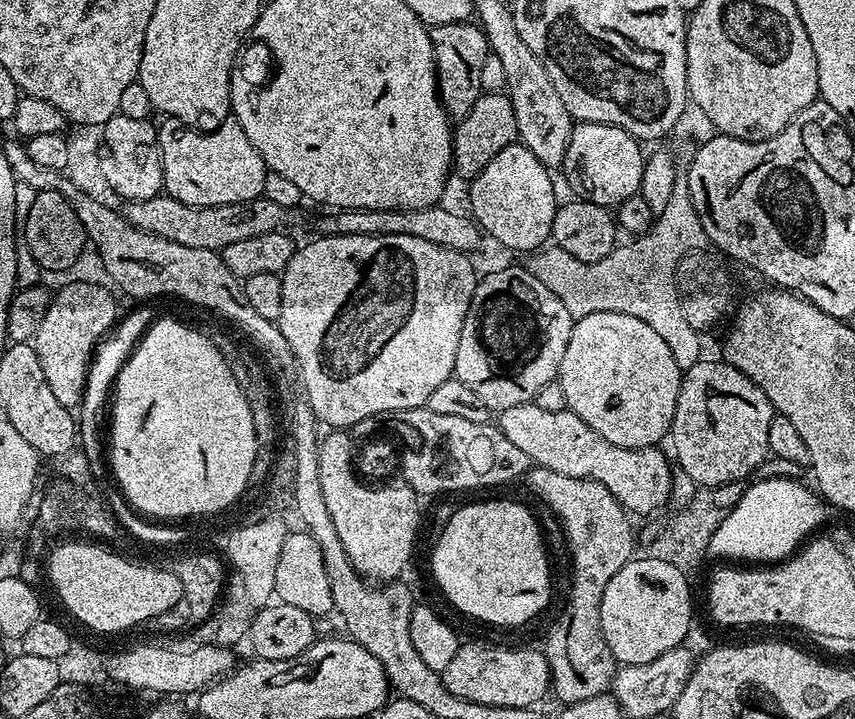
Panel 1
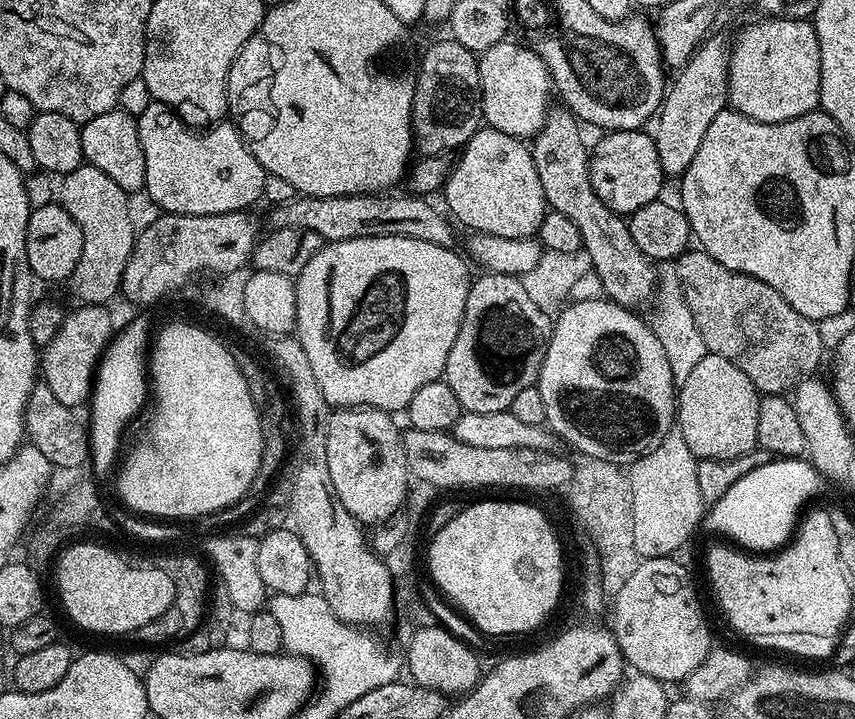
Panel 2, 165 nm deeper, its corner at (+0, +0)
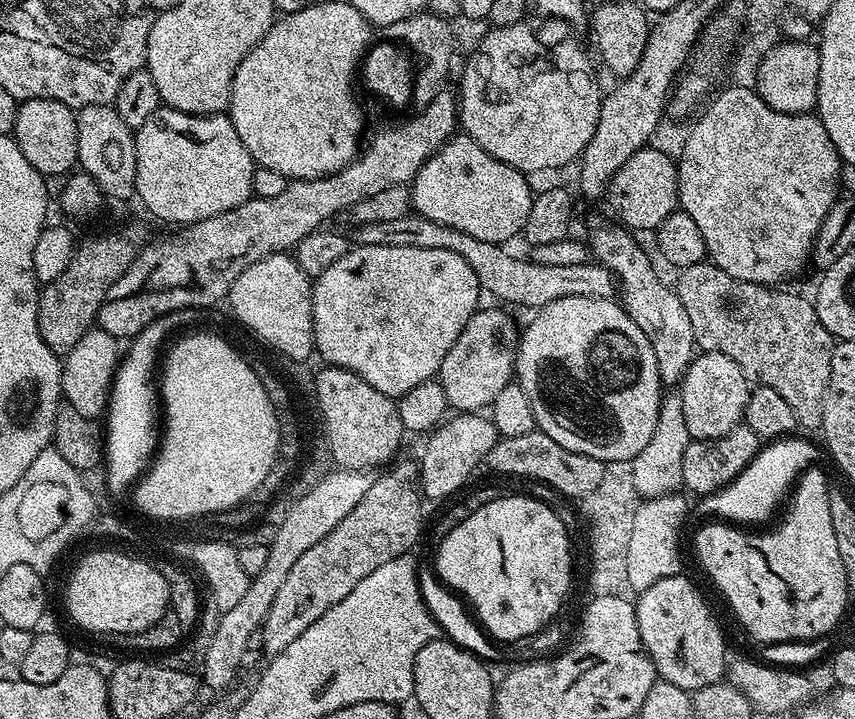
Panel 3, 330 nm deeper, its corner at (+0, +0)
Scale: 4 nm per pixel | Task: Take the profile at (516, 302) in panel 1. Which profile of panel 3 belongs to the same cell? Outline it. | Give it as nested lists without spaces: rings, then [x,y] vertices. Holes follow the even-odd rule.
[[[481,307],[466,322],[458,342],[450,346],[450,354],[442,358],[438,379],[442,390],[446,390],[449,405],[457,413],[479,413],[487,409],[498,398],[502,386],[513,383],[516,370],[516,350],[518,347],[518,328],[503,312],[505,309]]]

